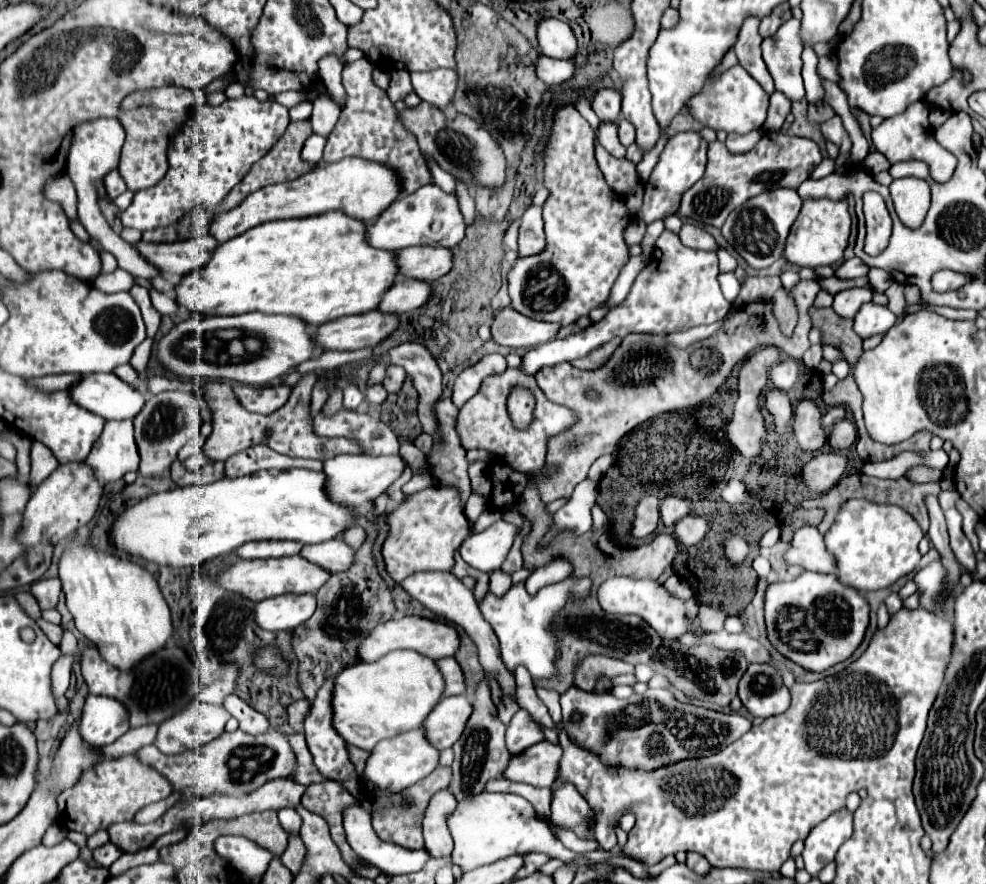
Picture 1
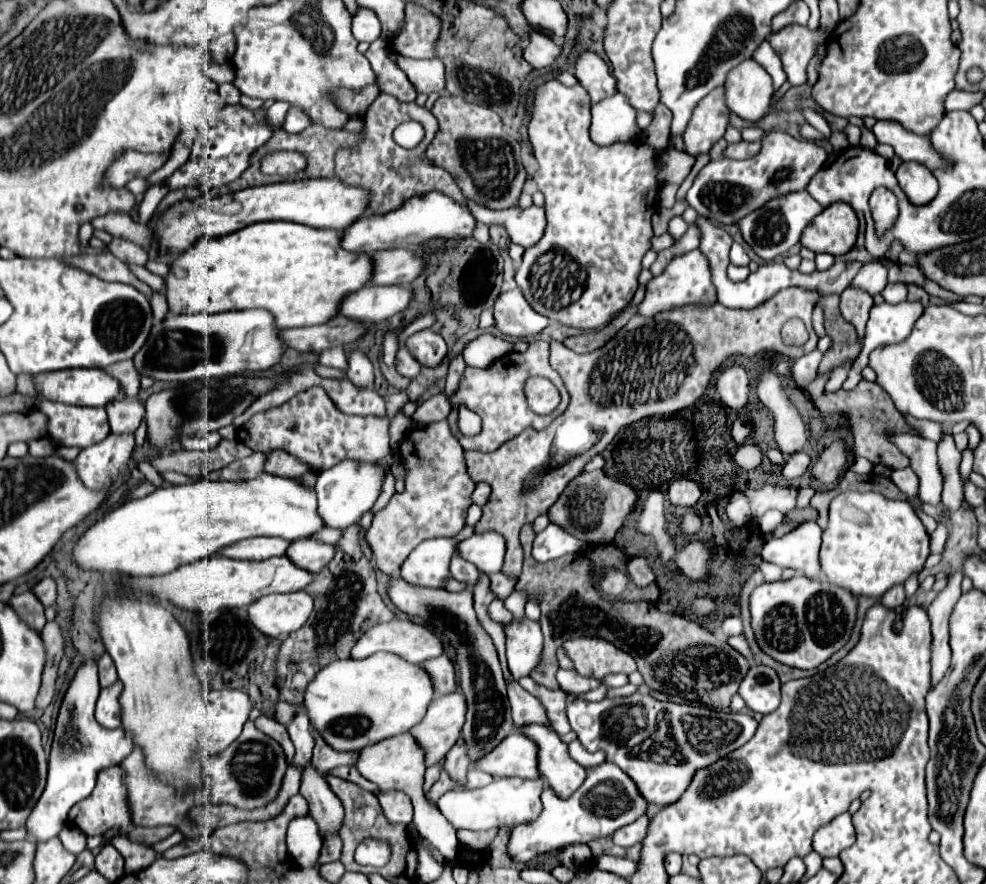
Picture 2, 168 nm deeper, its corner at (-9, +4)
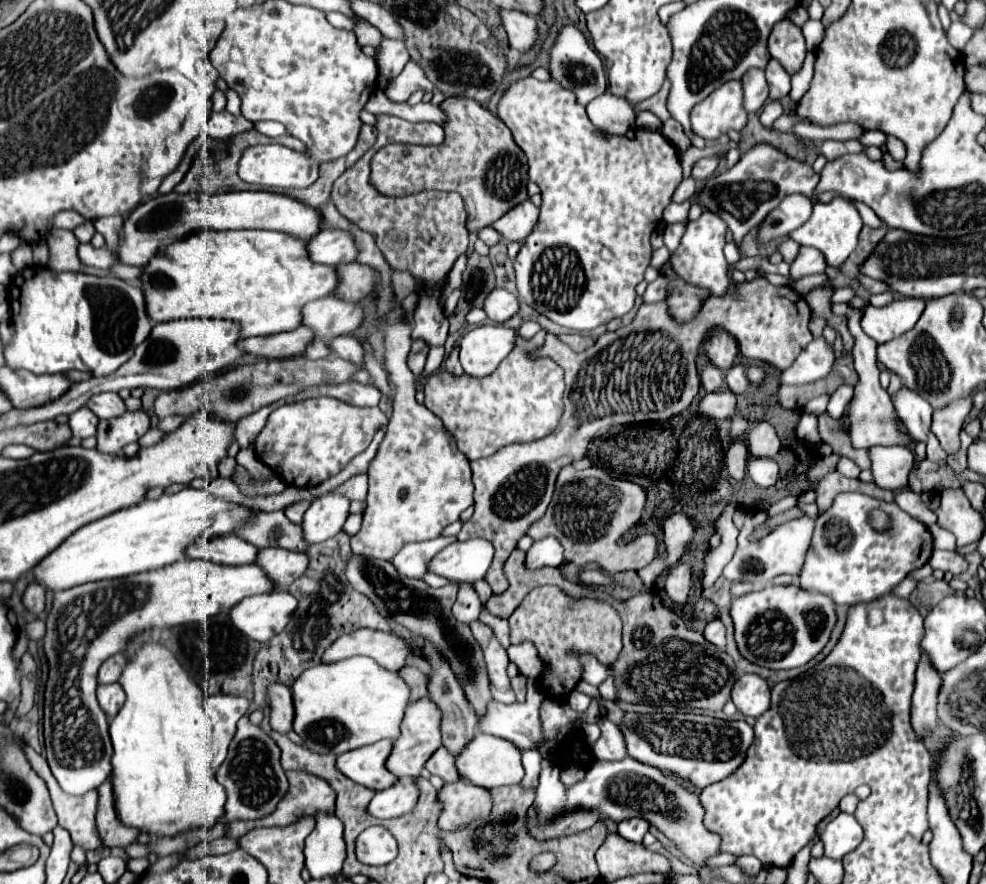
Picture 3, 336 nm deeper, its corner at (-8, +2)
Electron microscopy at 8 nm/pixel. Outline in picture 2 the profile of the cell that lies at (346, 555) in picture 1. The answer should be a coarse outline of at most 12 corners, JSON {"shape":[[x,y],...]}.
{"shape":[[313,539],[291,541],[287,557],[319,573],[335,555],[333,545]]}

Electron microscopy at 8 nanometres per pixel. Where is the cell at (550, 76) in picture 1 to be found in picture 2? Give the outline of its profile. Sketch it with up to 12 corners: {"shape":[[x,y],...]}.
{"shape":[[531,31],[523,57],[531,67],[555,63],[561,47],[553,37]]}

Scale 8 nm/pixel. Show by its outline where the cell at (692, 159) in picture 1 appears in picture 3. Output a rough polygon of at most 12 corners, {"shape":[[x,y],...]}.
{"shape":[[740,81],[690,111],[692,133],[714,141],[746,121]]}

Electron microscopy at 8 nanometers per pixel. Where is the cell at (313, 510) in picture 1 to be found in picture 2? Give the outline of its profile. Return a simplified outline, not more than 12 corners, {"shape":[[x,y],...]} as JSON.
{"shape":[[271,473],[169,485],[95,521],[79,569],[165,575],[249,537],[323,529]]}

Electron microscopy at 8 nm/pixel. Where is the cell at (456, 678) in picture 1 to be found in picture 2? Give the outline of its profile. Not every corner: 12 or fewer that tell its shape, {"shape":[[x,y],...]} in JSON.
{"shape":[[447,655],[427,659],[421,667],[435,695],[457,689],[455,667]]}

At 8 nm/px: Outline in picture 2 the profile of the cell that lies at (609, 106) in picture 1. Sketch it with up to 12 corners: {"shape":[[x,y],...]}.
{"shape":[[583,51],[575,61],[577,81],[591,103],[617,93],[605,59]]}

